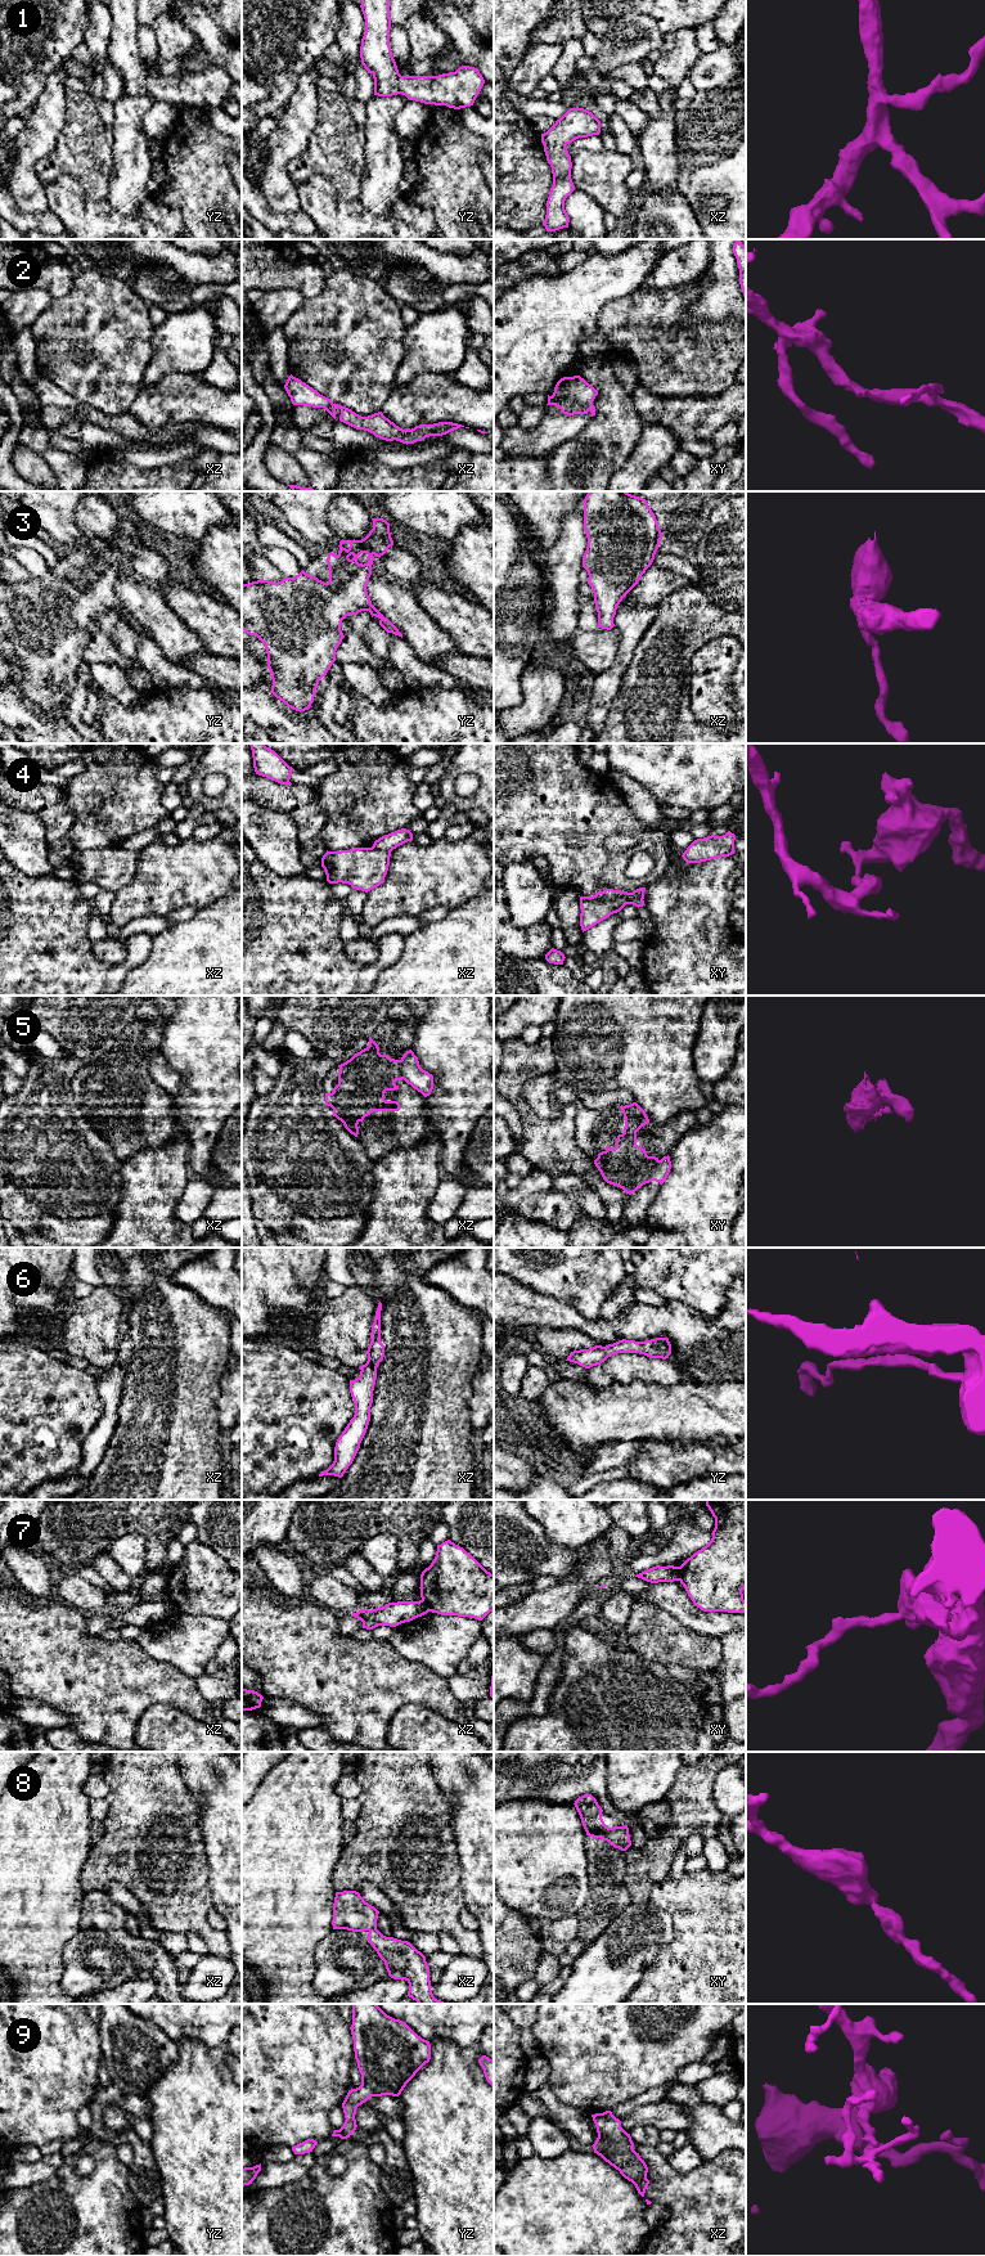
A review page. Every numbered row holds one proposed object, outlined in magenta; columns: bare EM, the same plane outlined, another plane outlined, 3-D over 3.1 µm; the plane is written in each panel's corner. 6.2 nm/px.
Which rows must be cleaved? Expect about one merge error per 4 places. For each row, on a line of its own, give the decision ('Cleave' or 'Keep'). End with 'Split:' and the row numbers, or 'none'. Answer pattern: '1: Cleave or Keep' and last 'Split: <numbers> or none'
1: Keep
2: Cleave
3: Keep
4: Cleave
5: Cleave
6: Keep
7: Cleave
8: Keep
9: Keep
Split: 2, 4, 5, 7

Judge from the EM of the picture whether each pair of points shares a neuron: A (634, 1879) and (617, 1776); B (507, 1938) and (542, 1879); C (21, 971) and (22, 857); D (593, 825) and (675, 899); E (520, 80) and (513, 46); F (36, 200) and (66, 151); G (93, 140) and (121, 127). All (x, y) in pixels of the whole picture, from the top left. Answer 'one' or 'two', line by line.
A: two
B: two
C: two
D: two
E: two
F: two
G: two

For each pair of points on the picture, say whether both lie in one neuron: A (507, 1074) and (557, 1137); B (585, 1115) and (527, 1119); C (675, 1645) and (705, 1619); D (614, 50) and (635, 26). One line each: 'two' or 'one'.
A: one
B: two
C: two
D: one

